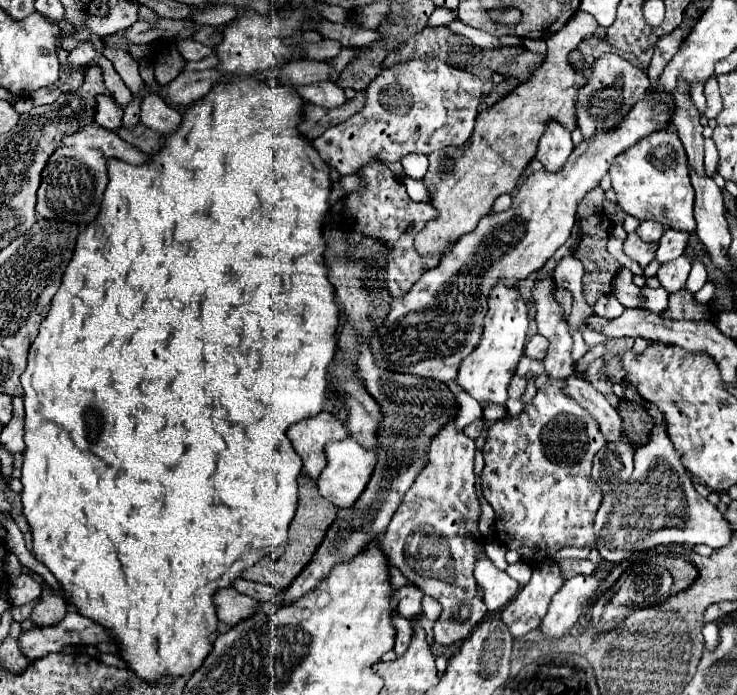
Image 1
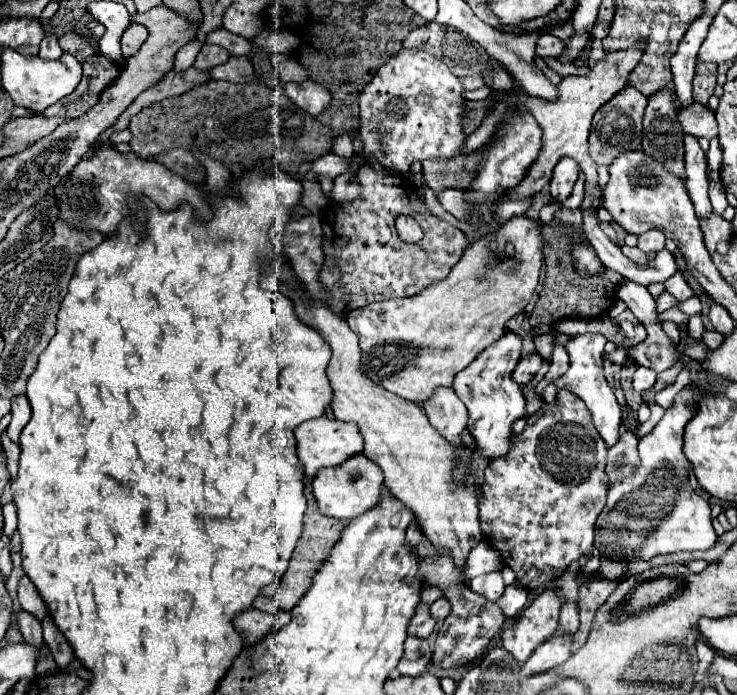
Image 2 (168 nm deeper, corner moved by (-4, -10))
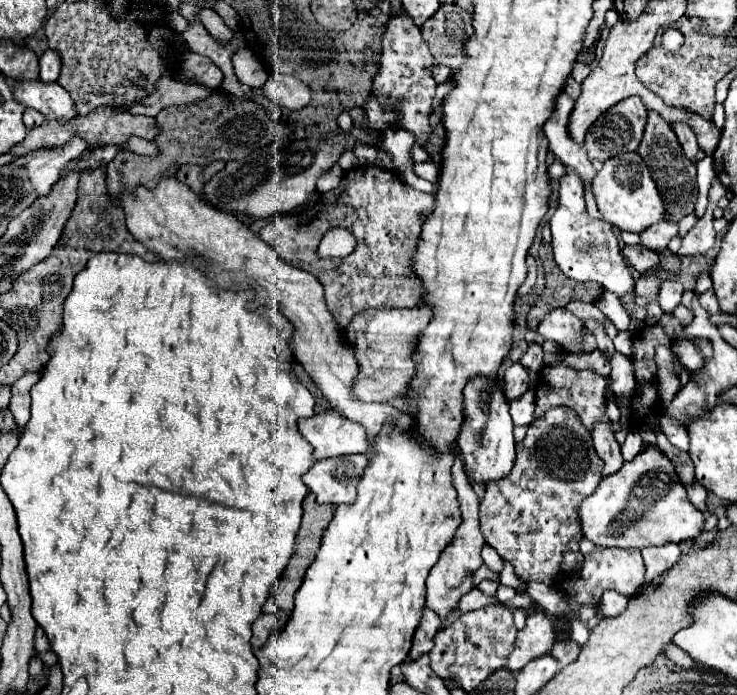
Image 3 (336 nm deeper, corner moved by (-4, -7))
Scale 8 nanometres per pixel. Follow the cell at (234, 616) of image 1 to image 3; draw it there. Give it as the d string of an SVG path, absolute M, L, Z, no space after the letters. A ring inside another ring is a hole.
M261 613L259 619L253 623L253 649L257 651L275 631L277 625L277 617L269 615L269 613Z

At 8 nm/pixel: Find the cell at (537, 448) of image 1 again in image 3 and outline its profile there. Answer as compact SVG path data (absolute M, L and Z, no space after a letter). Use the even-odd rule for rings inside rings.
M569 407L549 409L541 419L535 419L529 425L527 437L517 443L517 459L513 471L503 481L487 483L485 497L479 507L481 533L485 537L485 543L493 547L503 559L507 559L523 581L541 581L553 585L555 575L561 567L563 553L569 549L569 541L581 539L577 507L599 485L601 469L603 461L597 457L591 433L583 427L577 413Z

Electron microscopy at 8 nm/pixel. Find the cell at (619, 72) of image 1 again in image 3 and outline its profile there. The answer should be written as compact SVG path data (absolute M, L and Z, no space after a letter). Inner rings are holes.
M629 97L619 101L617 105L613 105L609 111L605 111L591 127L591 131L585 135L585 147L589 153L589 159L599 159L599 161L607 161L611 157L617 157L621 153L627 151L637 151L641 137L643 137L643 129L647 125L647 109L641 103L639 97Z

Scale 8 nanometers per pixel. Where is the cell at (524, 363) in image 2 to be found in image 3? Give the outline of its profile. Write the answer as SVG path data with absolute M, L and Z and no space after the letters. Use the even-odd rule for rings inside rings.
M515 363L505 371L503 377L503 389L505 389L505 397L509 397L509 403L519 399L529 387L529 371L521 365Z

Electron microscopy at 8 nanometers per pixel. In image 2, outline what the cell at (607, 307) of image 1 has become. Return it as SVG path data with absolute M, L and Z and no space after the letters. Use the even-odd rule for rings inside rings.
M577 334L573 336L573 340L569 340L567 352L571 358L571 366L569 370L560 378L554 381L555 386L565 386L569 388L573 394L577 394L585 406L589 408L589 412L593 414L593 424L599 430L601 438L607 442L607 446L613 446L619 440L619 426L621 426L621 408L603 376L603 348L607 344L607 338L603 334Z

